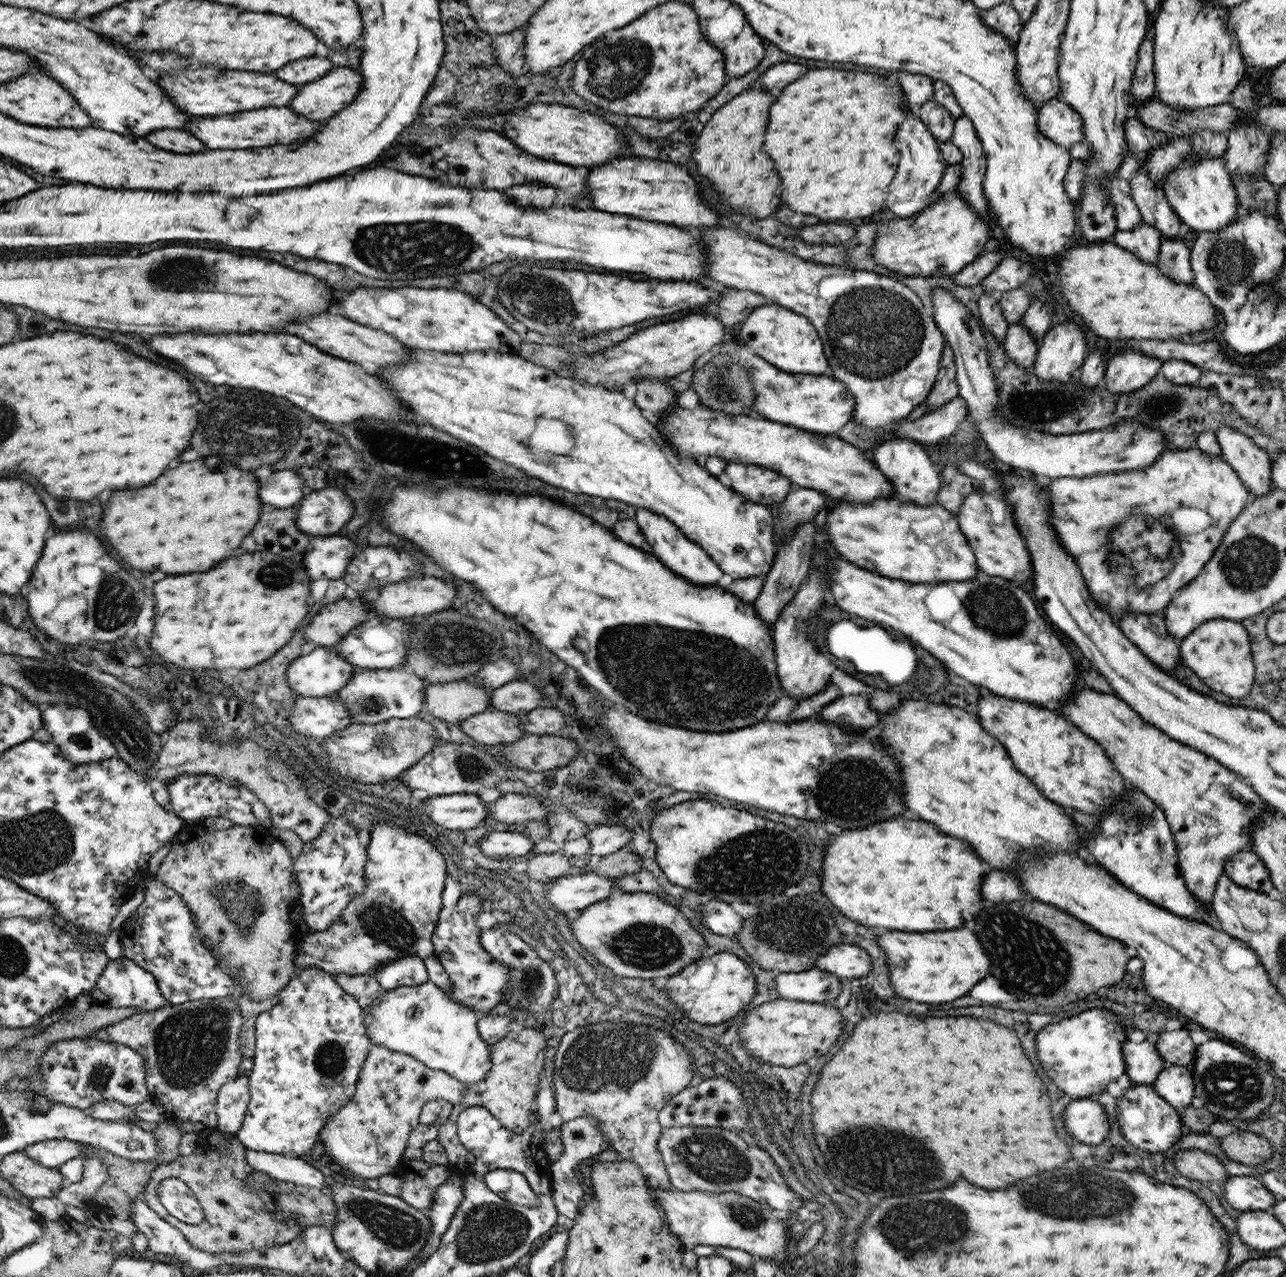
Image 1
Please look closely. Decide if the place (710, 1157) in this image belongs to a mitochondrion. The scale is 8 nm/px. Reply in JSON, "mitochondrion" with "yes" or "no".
{"mitochondrion":"yes"}

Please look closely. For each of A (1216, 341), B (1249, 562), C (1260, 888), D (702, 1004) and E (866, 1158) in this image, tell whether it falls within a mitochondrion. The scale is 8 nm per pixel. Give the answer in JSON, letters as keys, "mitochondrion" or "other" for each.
{"A":"other","B":"mitochondrion","C":"other","D":"other","E":"mitochondrion"}

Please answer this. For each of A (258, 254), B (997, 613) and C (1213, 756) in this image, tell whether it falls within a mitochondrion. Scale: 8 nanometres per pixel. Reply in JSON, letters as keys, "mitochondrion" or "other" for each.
{"A":"other","B":"mitochondrion","C":"other"}

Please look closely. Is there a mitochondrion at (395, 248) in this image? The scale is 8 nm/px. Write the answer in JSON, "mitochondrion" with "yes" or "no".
{"mitochondrion":"yes"}

